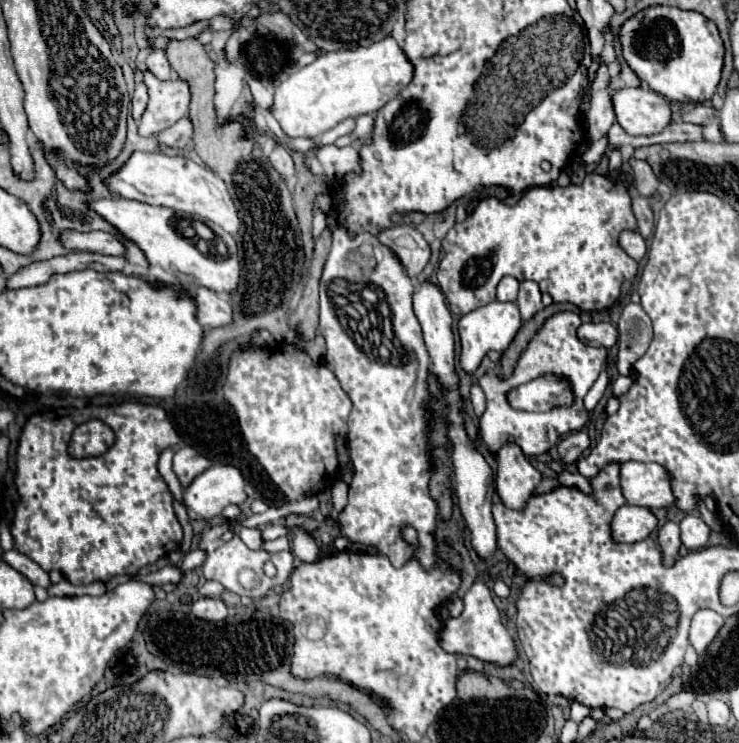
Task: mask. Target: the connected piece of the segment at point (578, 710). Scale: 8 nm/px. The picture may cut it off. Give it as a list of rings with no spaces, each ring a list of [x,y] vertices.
[[[572,701],[570,706],[570,717],[573,719],[578,725],[581,721],[589,714],[589,708],[585,705]]]

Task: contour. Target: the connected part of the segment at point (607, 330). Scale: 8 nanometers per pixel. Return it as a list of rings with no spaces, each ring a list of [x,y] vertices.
[[[585,321],[581,323],[581,329],[577,329],[577,337],[581,337],[581,341],[589,347],[611,349],[617,343],[617,329],[611,323]]]

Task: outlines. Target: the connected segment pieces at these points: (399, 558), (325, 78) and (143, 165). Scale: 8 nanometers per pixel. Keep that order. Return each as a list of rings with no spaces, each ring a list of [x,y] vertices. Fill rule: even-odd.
[[[337,227],[333,233],[331,253],[327,257],[321,275],[321,333],[327,341],[325,365],[333,371],[341,389],[349,395],[353,409],[349,413],[349,453],[353,461],[353,481],[349,485],[349,503],[343,513],[337,515],[341,531],[353,543],[373,545],[387,555],[393,567],[405,565],[409,555],[415,557],[425,571],[435,561],[435,527],[437,527],[437,503],[429,495],[429,457],[427,457],[427,415],[423,403],[427,399],[427,349],[421,337],[421,325],[413,313],[413,281],[405,273],[401,261],[393,251],[377,241],[375,235],[363,233],[361,239],[349,239],[349,235]],[[413,527],[417,531],[417,547],[413,549],[403,537],[401,529]]]
[[[387,37],[371,47],[357,51],[333,51],[319,55],[311,65],[289,73],[275,85],[269,113],[277,119],[287,137],[315,139],[347,117],[377,113],[389,103],[413,77],[413,65],[395,43]]]
[[[137,151],[137,153],[131,153],[131,157],[123,163],[123,167],[111,173],[103,183],[107,185],[111,193],[117,193],[125,199],[145,201],[149,205],[171,207],[177,211],[185,211],[185,213],[193,213],[203,219],[209,219],[221,225],[231,235],[235,235],[239,229],[237,209],[221,177],[217,177],[211,169],[197,165],[195,161],[187,157]]]

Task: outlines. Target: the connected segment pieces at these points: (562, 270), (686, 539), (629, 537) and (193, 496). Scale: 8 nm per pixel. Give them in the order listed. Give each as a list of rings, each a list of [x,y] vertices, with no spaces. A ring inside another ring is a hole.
[[[591,173],[581,185],[533,187],[517,205],[505,205],[495,197],[489,197],[477,205],[467,221],[457,223],[443,239],[445,257],[437,269],[437,283],[455,315],[465,315],[491,303],[495,299],[495,287],[505,275],[511,275],[517,281],[535,281],[539,289],[549,293],[557,303],[573,303],[587,313],[603,311],[619,299],[623,281],[633,279],[637,273],[637,261],[617,245],[623,229],[637,229],[625,175],[623,183]]]
[[[685,515],[681,521],[681,543],[687,549],[701,549],[707,545],[711,529],[697,515]]]
[[[623,505],[617,509],[611,521],[611,537],[617,543],[635,543],[649,537],[657,529],[655,515],[645,507]]]
[[[213,465],[205,473],[197,475],[187,487],[183,487],[183,505],[187,509],[189,521],[219,515],[229,503],[243,503],[247,495],[243,493],[245,479],[241,471],[233,465]]]

